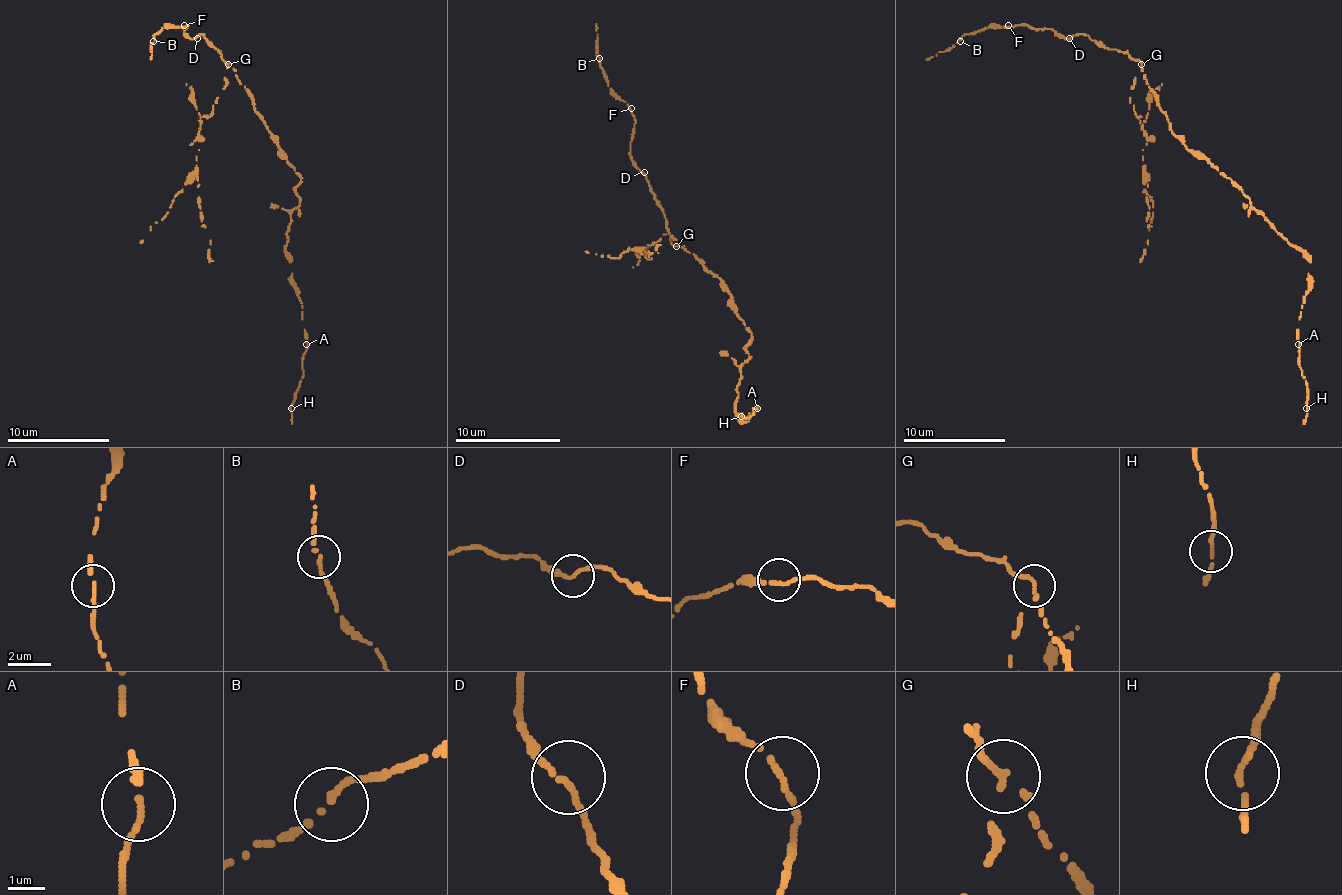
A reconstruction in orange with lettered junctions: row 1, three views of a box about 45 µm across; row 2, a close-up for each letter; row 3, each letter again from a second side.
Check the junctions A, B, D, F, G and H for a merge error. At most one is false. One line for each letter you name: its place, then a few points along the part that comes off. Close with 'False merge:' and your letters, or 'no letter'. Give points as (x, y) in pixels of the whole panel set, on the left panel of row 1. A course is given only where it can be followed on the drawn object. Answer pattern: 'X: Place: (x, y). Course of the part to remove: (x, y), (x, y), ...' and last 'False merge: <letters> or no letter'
G: Place: (228, 64). Course of the part to remove: (227, 64), (225, 87), (199, 125), (199, 135), (192, 143), (199, 150), (197, 171), (169, 211), (141, 242)
False merge: G

